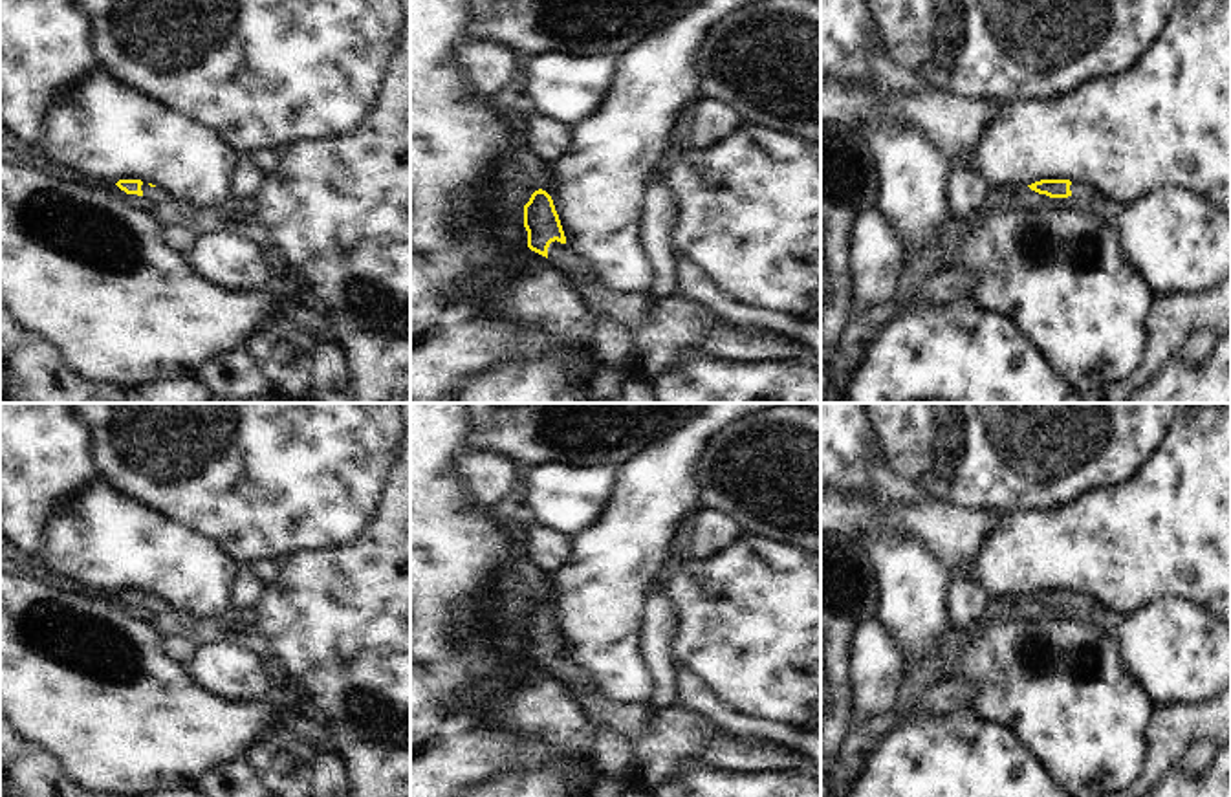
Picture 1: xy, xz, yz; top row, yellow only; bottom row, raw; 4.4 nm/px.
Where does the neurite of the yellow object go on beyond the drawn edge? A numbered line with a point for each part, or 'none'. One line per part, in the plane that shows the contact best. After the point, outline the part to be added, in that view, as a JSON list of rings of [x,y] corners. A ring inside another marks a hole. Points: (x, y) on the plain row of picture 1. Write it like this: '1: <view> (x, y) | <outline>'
1: xz (627, 720) | [[[551,652],[548,658],[551,674],[564,682],[581,704],[583,715],[597,729],[608,729],[623,737],[634,749],[654,711],[648,702],[626,705],[608,702],[588,680],[566,660],[566,654]]]

